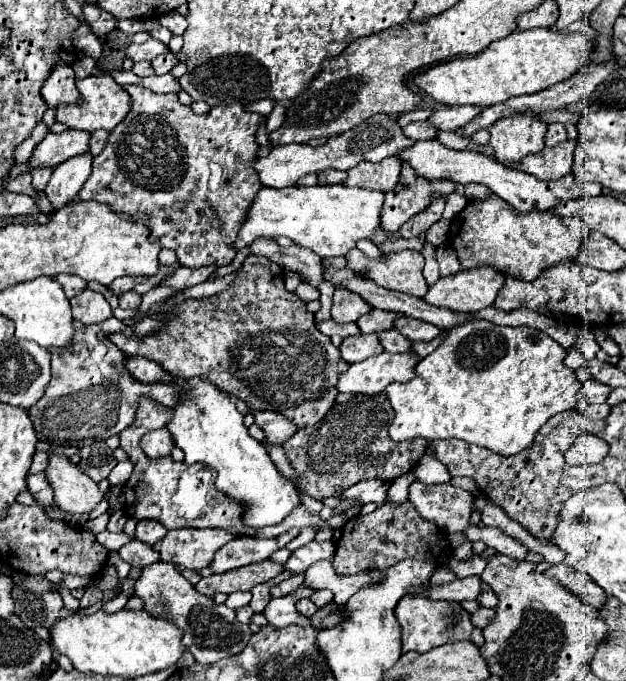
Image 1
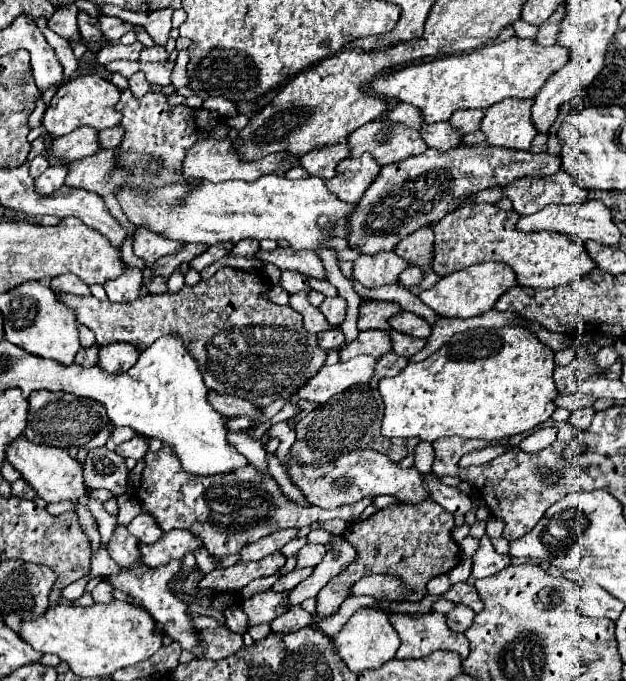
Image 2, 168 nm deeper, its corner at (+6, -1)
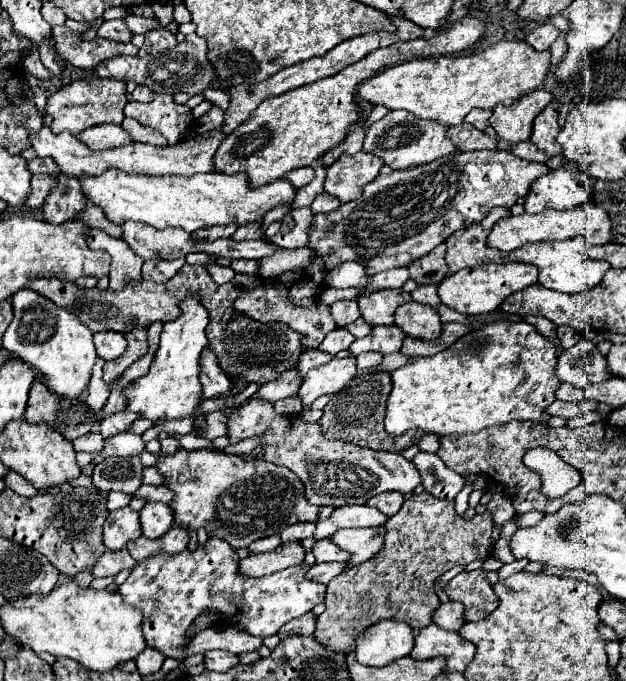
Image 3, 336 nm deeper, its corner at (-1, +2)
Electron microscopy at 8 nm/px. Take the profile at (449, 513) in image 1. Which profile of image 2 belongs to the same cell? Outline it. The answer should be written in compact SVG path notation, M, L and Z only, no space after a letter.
M354 450L350 454L340 456L338 460L312 468L302 466L298 460L290 458L290 480L302 490L302 494L310 500L310 504L320 508L338 508L342 504L352 504L362 498L372 498L378 494L390 494L400 502L420 504L430 500L428 490L424 488L424 480L416 468L402 470L390 458L376 450Z

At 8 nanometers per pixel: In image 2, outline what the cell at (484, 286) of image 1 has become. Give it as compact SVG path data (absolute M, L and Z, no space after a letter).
M488 262L488 264L470 266L470 268L464 268L464 270L458 270L454 274L440 278L432 288L428 288L420 294L420 300L440 316L472 318L472 316L478 316L478 314L492 310L498 296L504 294L514 284L516 284L516 276L514 276L514 270L510 266Z

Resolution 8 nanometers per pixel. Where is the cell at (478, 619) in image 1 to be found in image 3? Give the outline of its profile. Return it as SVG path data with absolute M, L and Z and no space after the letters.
M453 601L441 603L437 607L437 611L433 613L433 623L439 625L441 629L447 629L447 631L459 631L463 625L461 613L463 613L463 605L457 605Z

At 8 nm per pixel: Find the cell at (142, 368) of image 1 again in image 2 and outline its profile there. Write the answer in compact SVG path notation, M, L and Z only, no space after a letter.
M122 342L108 344L108 346L100 346L98 366L106 372L122 374L138 362L138 356L140 352L132 344L122 344Z

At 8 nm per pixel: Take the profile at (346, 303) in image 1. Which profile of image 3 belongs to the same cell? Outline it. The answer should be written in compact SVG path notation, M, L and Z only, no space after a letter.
M337 301L331 307L331 313L335 317L337 327L345 327L345 325L353 323L359 317L359 309L357 309L357 303L355 301Z

